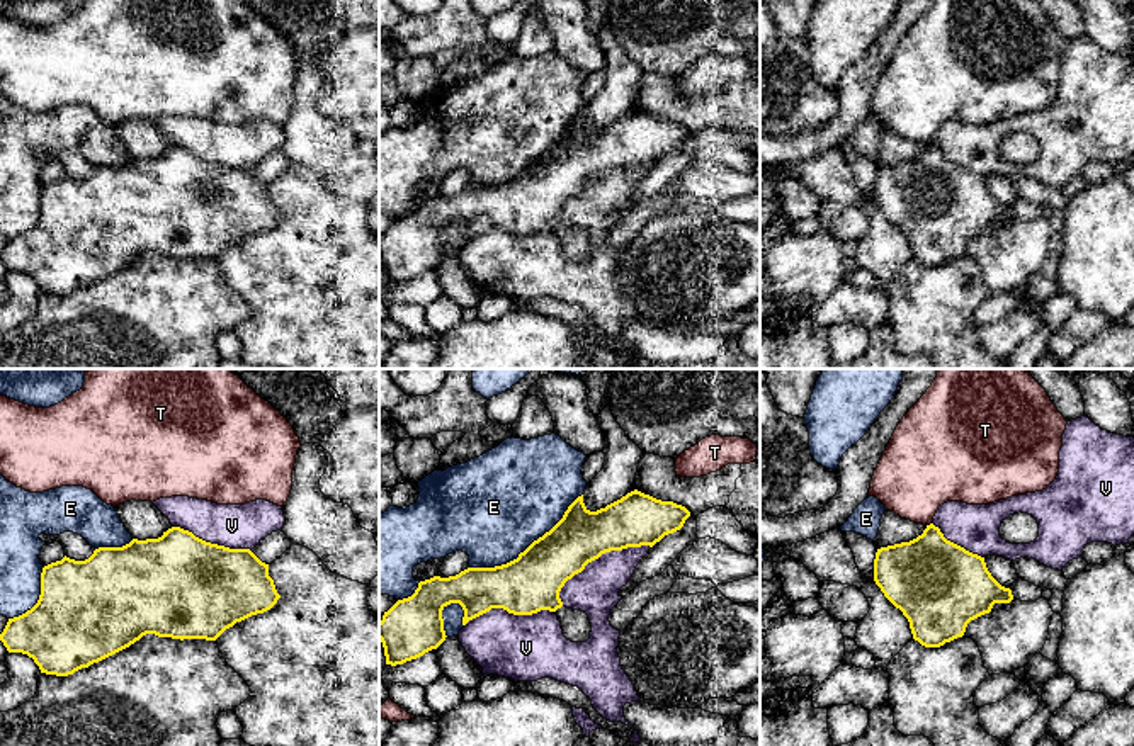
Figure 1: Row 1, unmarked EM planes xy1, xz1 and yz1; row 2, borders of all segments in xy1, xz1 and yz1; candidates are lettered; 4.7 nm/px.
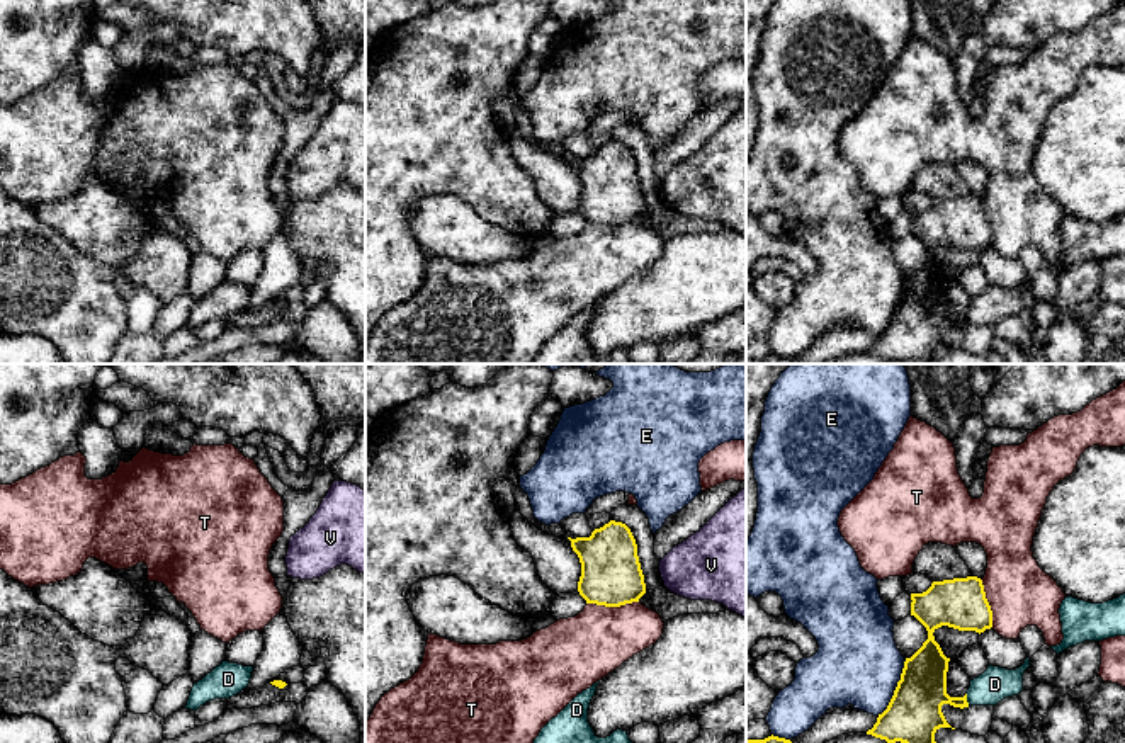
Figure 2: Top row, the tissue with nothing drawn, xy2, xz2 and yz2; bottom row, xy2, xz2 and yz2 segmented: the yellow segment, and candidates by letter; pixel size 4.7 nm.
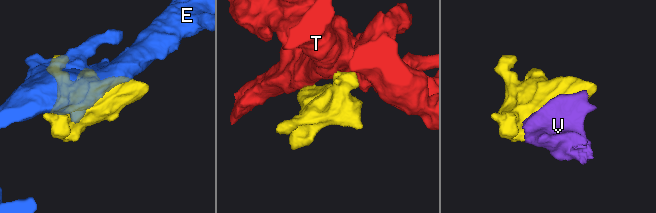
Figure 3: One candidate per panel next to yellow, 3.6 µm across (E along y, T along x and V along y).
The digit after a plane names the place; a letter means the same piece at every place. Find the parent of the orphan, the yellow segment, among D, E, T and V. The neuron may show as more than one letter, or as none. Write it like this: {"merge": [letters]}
{"merge": ["T"]}

